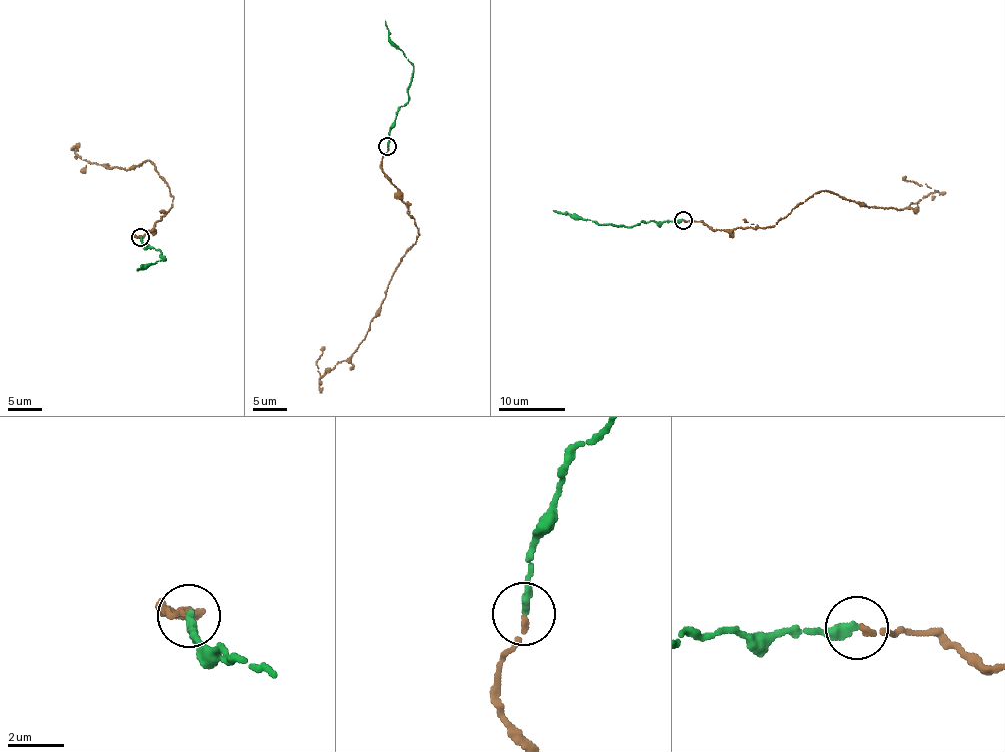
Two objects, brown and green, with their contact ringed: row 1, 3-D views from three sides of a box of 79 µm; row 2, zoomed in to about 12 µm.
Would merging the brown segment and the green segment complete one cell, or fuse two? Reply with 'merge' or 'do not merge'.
merge

